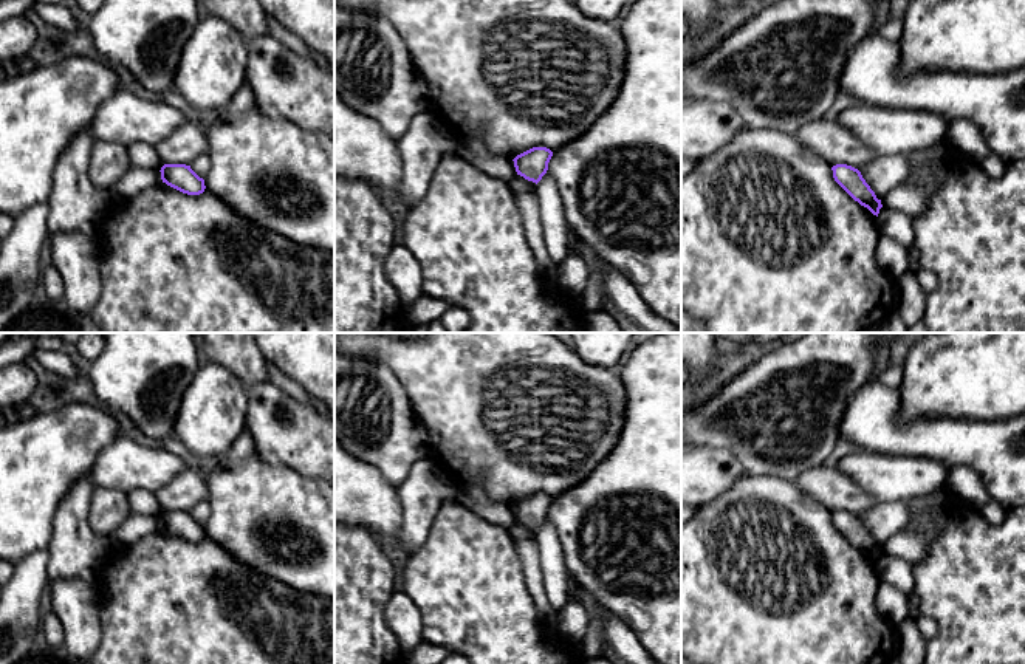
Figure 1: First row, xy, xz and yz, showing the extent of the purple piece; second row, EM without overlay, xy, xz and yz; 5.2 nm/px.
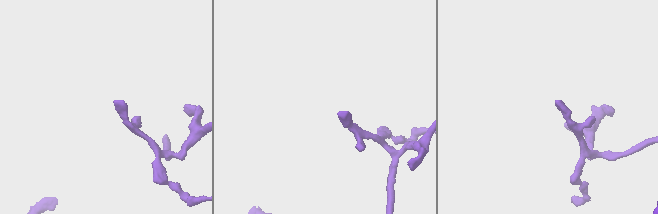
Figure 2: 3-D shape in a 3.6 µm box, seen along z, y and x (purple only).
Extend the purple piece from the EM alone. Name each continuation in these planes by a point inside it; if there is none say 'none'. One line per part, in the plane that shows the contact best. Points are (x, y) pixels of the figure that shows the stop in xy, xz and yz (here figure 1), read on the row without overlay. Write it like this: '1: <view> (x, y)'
none

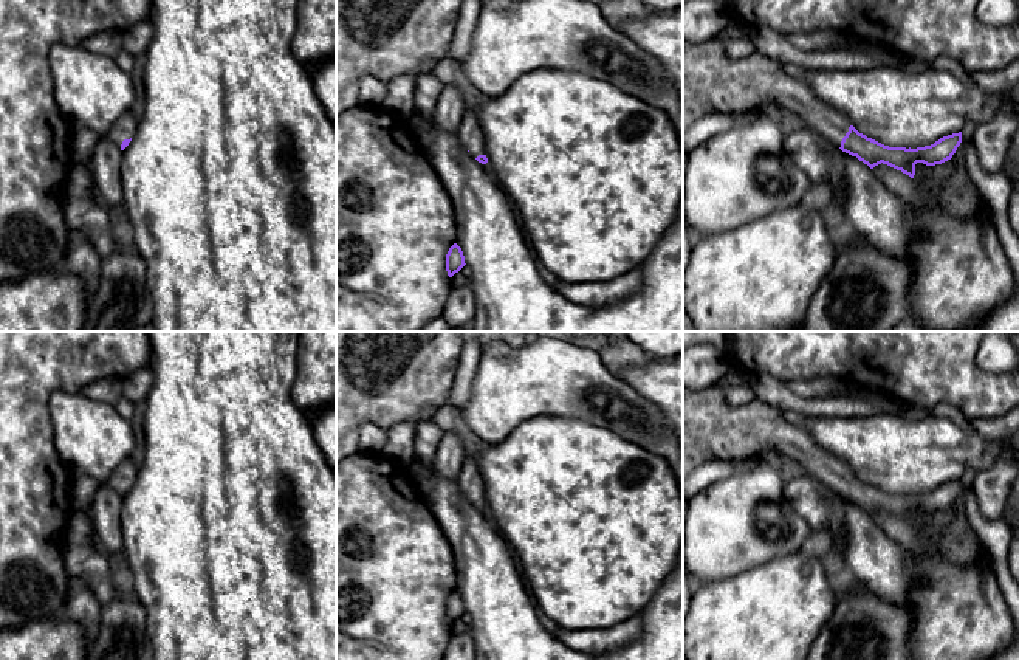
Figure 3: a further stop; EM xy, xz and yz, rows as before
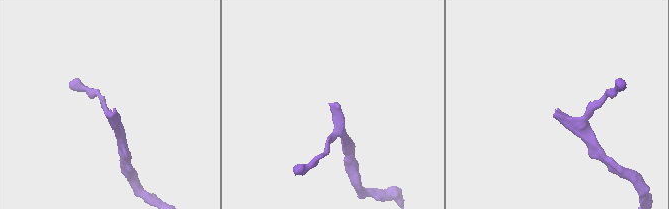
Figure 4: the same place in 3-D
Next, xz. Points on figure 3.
1: xz (470, 481)

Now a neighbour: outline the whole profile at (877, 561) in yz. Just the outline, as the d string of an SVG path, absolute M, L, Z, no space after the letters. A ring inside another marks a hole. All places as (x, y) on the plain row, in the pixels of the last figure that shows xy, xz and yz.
M844 499L842 513L842 553L855 579L877 598L907 610L911 589L926 581L925 573L911 561L911 553L889 538L867 511Z

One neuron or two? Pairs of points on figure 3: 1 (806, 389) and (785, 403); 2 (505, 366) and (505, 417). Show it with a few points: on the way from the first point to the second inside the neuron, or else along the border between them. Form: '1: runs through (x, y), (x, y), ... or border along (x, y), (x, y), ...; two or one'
1: border along (784, 383), (802, 397), (832, 397); two
2: runs through (505, 378), (505, 405); one

